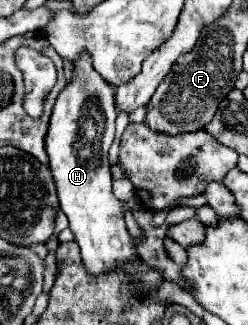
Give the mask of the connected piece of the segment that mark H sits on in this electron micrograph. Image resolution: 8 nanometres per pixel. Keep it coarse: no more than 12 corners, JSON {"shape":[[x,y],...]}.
{"shape":[[80,53],[46,133],[92,277],[142,263],[112,195],[114,87]]}

